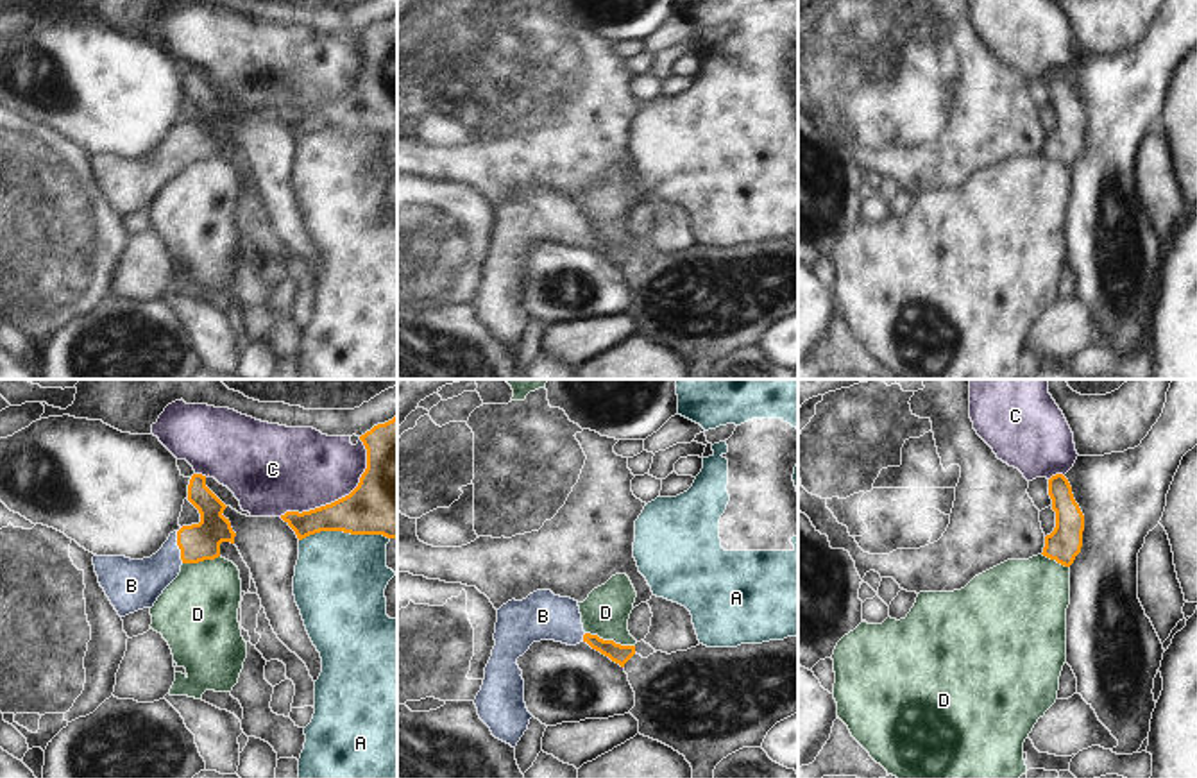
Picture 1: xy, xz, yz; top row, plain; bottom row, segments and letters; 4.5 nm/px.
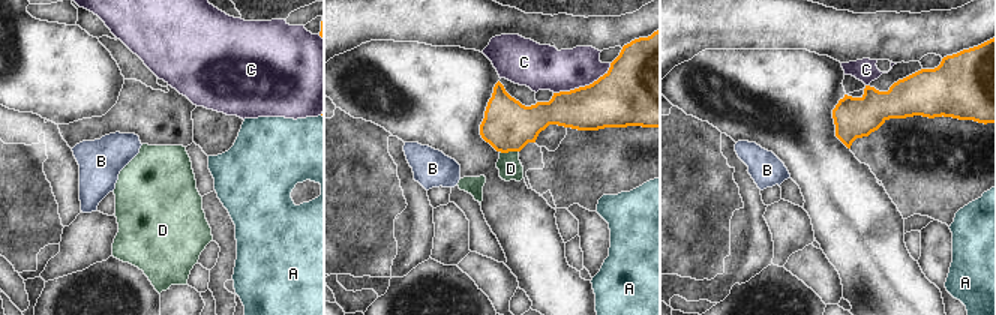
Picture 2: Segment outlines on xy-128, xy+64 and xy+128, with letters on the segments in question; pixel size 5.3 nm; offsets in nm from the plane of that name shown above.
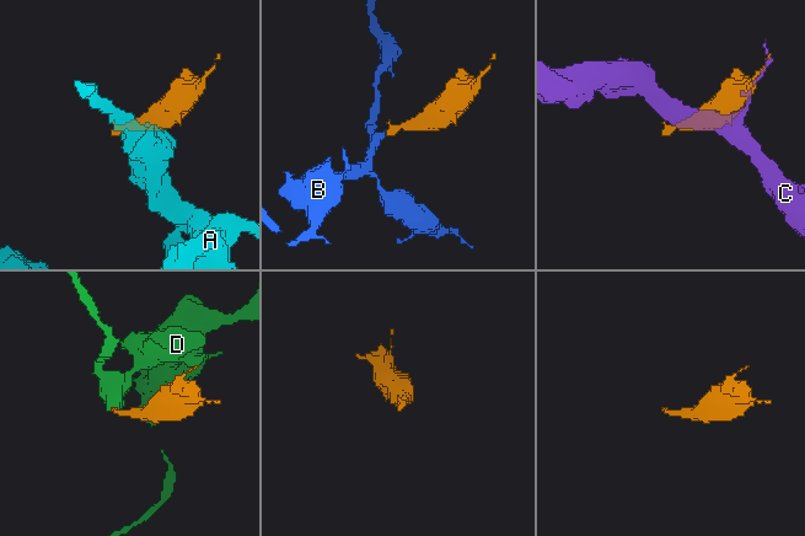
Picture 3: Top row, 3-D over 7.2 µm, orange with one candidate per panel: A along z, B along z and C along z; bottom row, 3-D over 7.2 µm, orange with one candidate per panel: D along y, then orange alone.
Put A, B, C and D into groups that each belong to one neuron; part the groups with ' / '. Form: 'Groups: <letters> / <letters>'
Groups: A / B / C / D.

